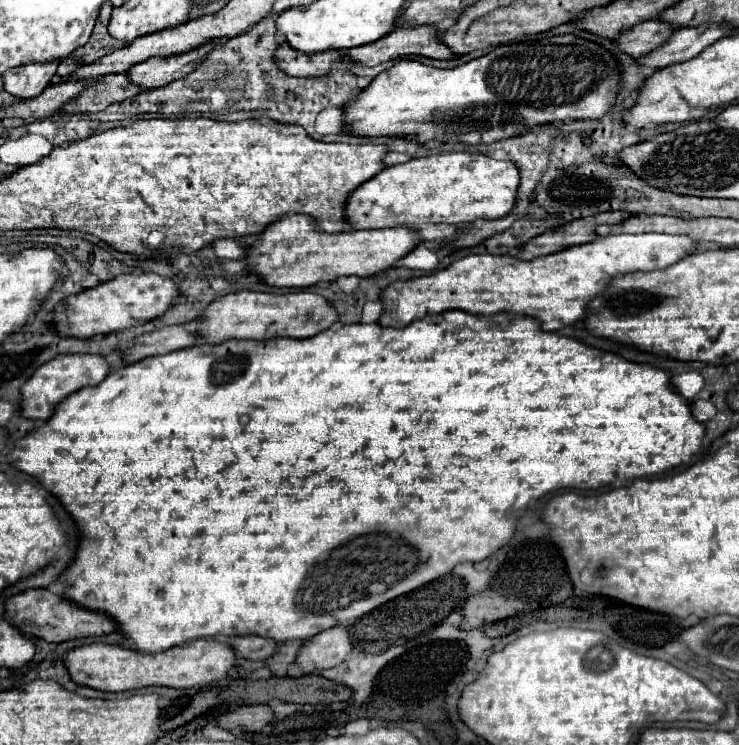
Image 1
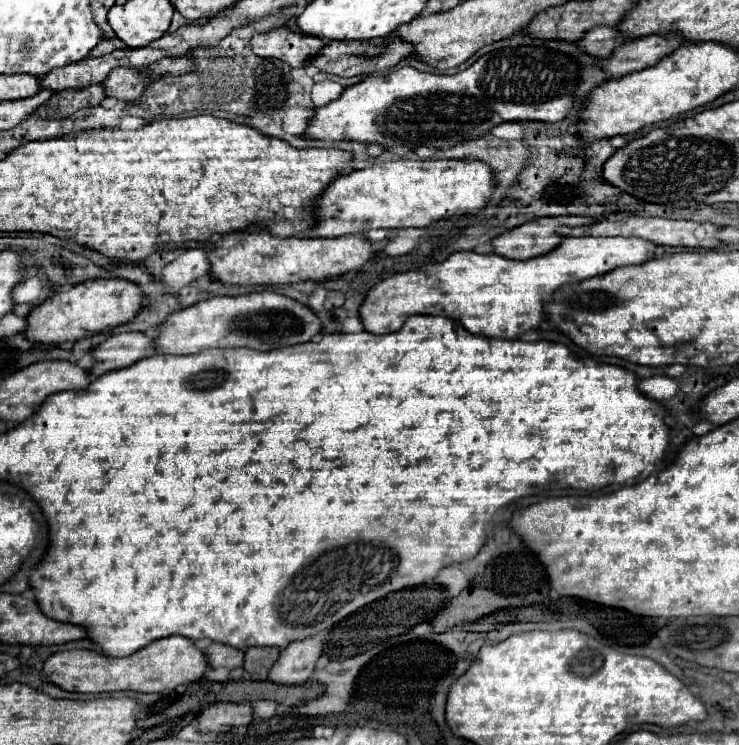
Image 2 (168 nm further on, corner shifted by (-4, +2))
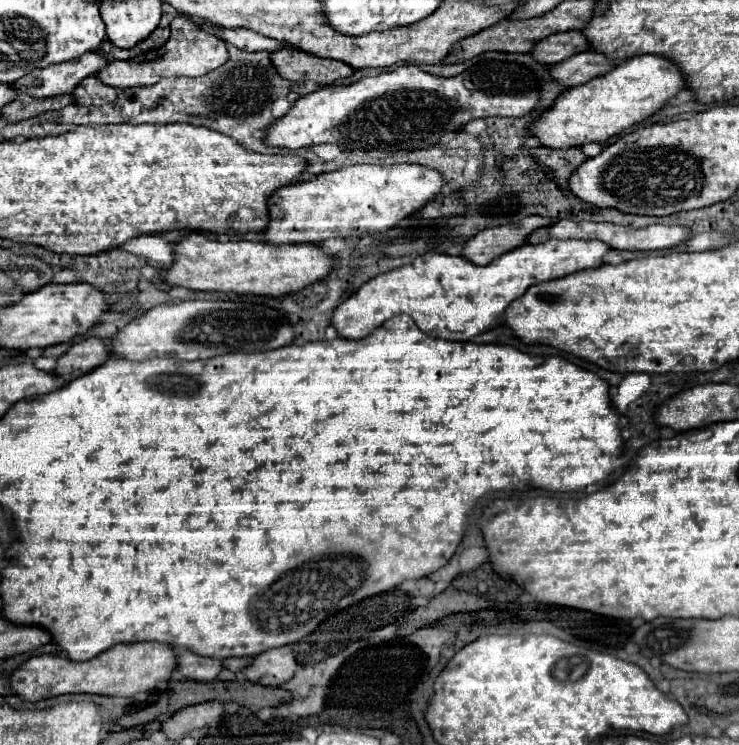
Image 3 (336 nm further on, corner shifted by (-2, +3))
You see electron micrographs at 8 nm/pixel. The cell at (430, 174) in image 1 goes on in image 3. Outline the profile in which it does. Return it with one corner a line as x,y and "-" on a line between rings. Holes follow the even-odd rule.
353,164
325,172
303,184
285,186
269,198
269,226
265,240
273,244
319,244
327,238
367,236
385,232
403,218
421,210
441,194
445,176
421,164

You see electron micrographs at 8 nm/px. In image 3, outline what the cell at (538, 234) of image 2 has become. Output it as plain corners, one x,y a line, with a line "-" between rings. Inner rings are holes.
527,216
519,224
487,228
465,244
463,256
479,266
485,266
485,264
497,260
501,254
511,252
511,250
519,248
521,244
527,244
527,238
533,230
537,230
541,226
549,226
551,222
553,220
543,218
543,216

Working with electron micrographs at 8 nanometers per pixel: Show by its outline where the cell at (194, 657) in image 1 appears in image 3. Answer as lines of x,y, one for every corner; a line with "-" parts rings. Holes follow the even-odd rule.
135,642
117,644
93,660
73,662
63,656
43,654
27,660
17,672
11,674
11,688
15,694
29,702
59,694
105,694
105,696
135,696
139,692
153,690
159,682
169,682
177,668
175,648
161,642

